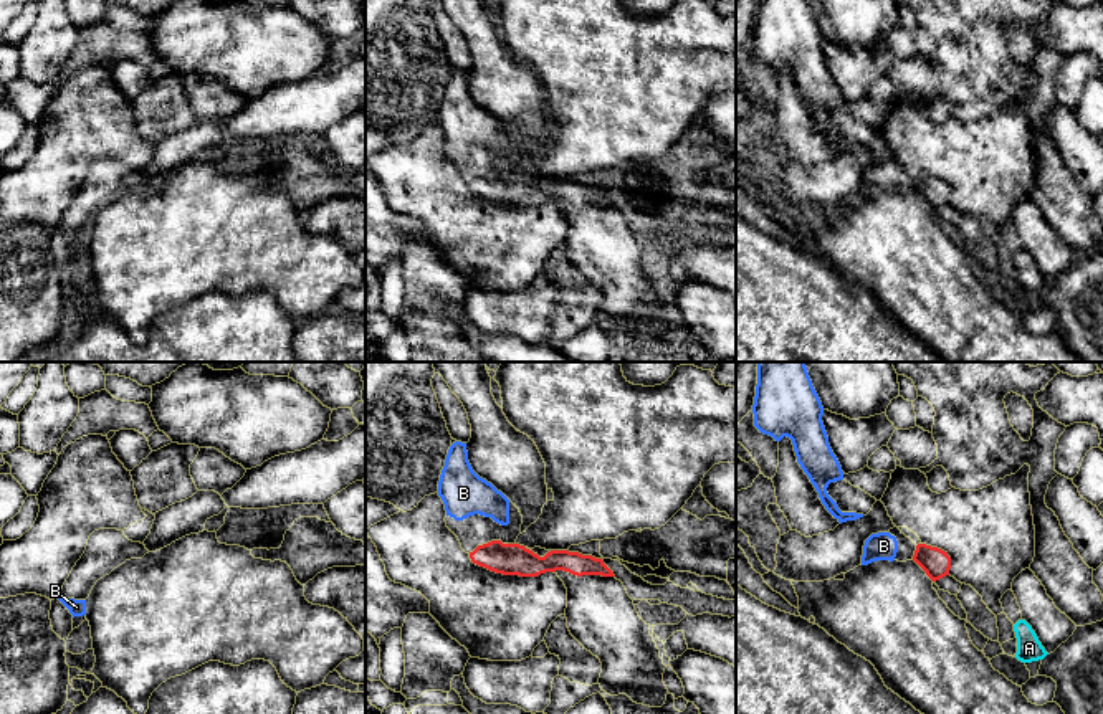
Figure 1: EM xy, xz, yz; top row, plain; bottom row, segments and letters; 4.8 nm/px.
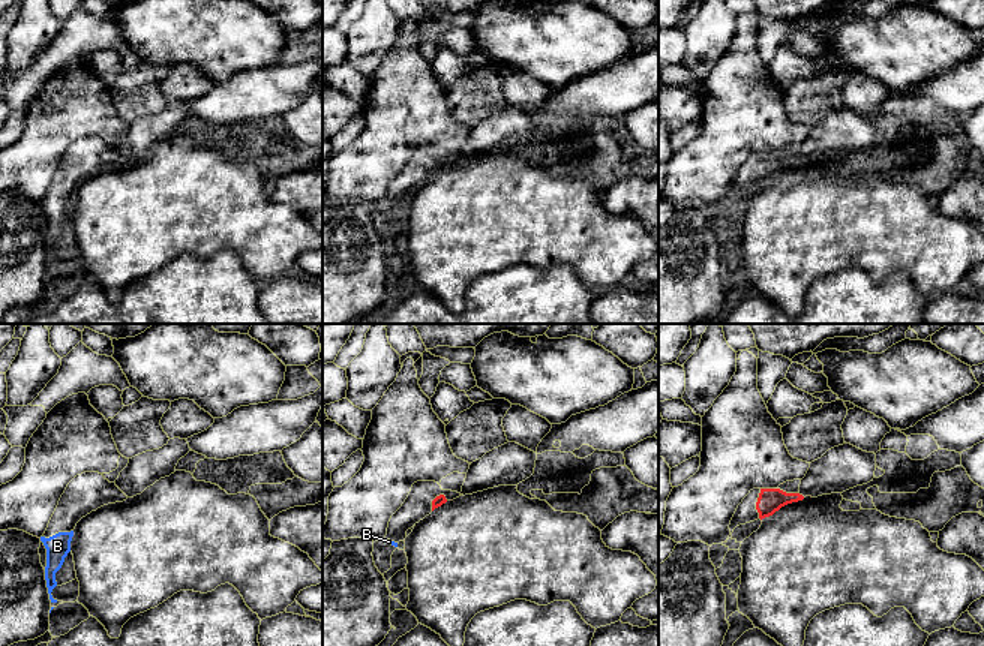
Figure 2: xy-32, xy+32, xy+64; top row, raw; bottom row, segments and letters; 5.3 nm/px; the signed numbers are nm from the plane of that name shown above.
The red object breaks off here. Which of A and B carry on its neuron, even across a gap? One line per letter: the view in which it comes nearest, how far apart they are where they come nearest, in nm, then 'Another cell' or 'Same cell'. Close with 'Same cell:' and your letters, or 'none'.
A: Closest in yz. Distance 400 nm. Another cell
B: Closest in xz. Distance 80 nm. Same cell
Same cell: B

